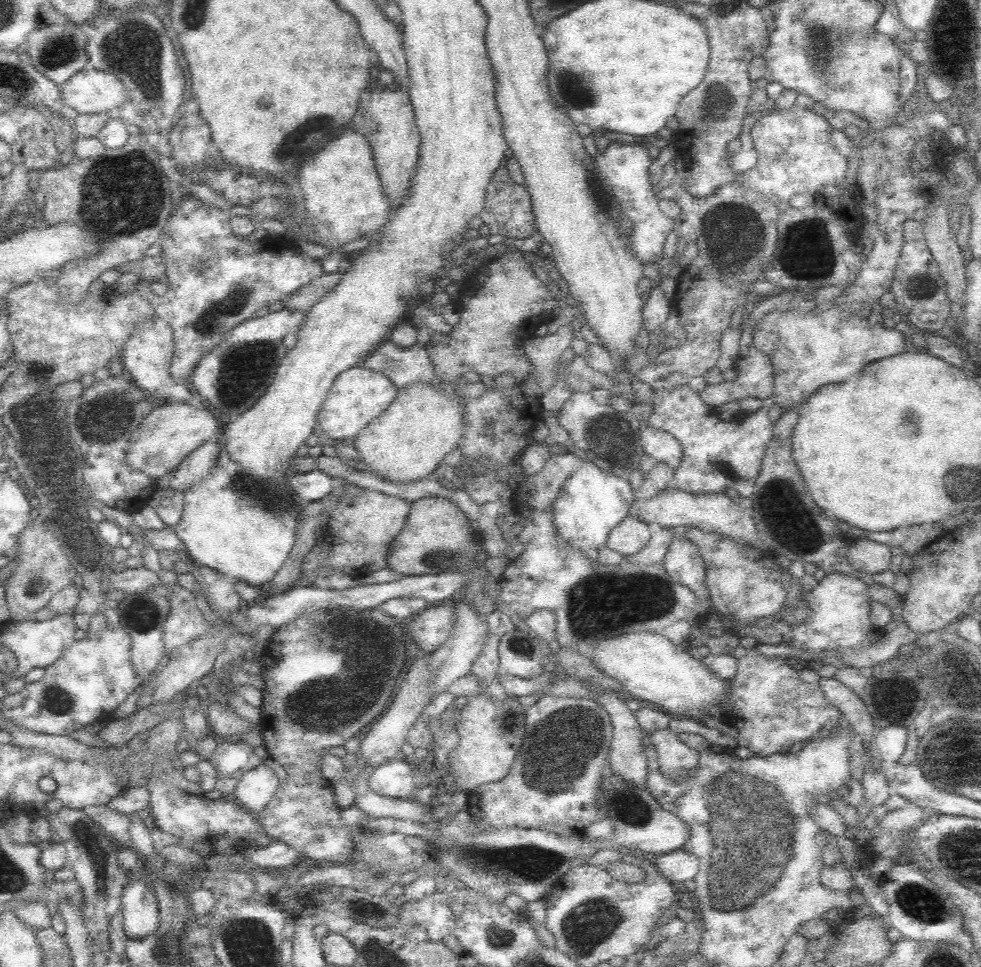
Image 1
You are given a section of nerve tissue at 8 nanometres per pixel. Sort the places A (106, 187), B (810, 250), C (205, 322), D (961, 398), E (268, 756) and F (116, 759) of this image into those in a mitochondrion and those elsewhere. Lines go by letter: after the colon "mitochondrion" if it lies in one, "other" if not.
A: mitochondrion
B: mitochondrion
C: mitochondrion
D: other
E: other
F: other

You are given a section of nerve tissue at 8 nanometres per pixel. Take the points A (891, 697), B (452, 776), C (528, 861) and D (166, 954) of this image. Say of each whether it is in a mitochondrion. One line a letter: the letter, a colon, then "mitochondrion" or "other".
A: other
B: other
C: mitochondrion
D: mitochondrion

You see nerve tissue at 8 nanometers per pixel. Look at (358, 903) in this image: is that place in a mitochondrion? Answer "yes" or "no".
yes

